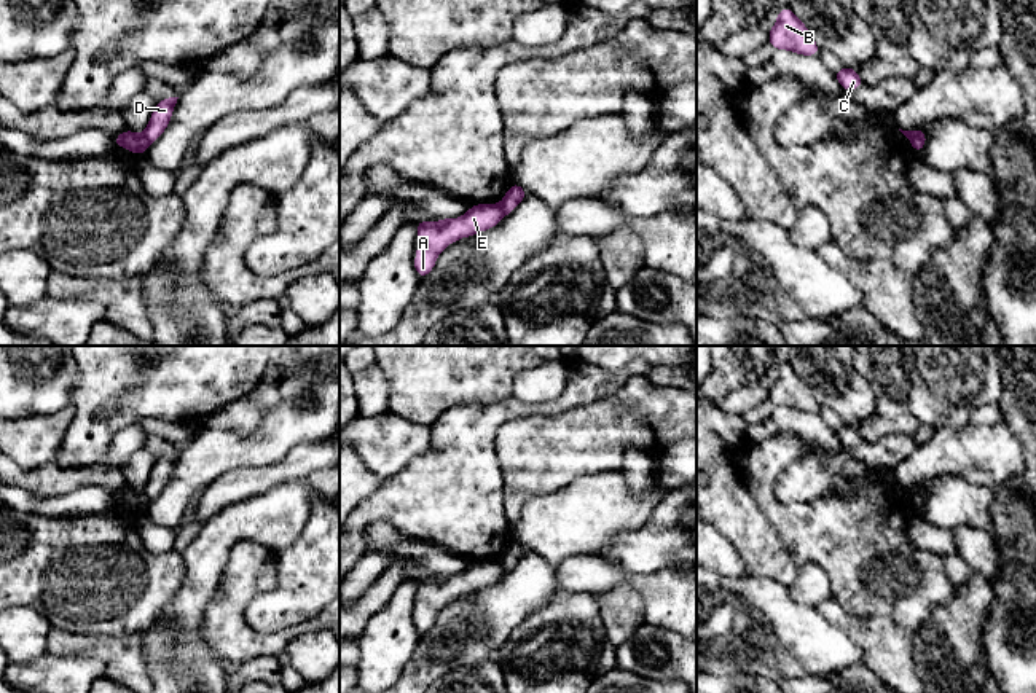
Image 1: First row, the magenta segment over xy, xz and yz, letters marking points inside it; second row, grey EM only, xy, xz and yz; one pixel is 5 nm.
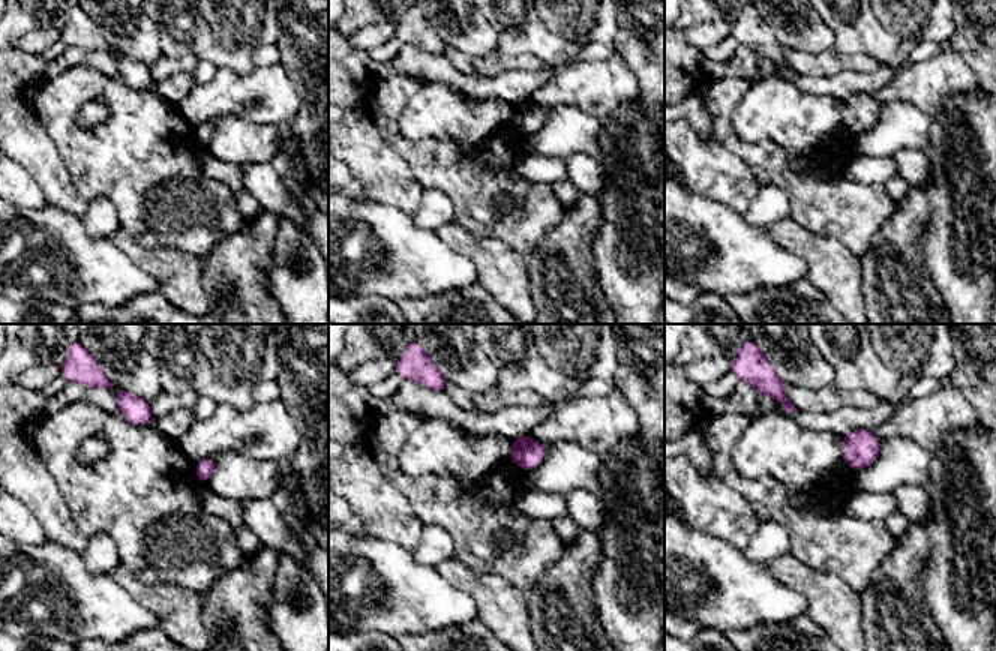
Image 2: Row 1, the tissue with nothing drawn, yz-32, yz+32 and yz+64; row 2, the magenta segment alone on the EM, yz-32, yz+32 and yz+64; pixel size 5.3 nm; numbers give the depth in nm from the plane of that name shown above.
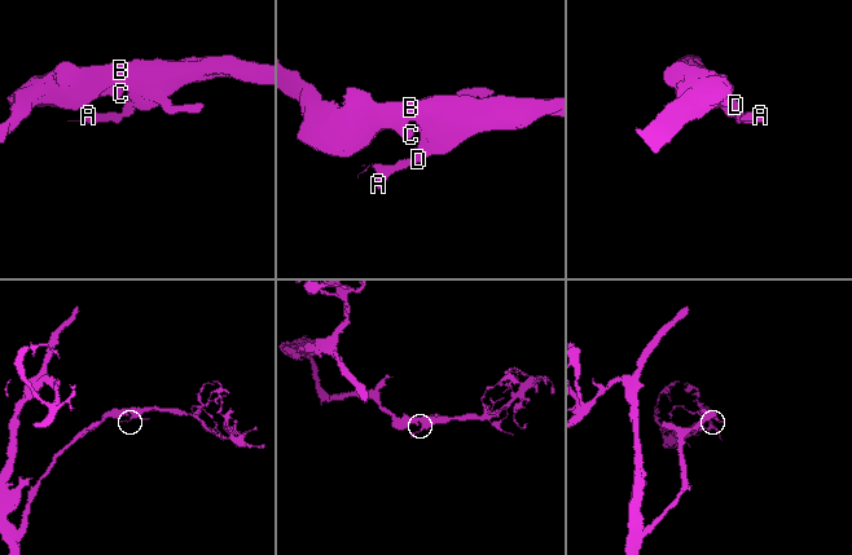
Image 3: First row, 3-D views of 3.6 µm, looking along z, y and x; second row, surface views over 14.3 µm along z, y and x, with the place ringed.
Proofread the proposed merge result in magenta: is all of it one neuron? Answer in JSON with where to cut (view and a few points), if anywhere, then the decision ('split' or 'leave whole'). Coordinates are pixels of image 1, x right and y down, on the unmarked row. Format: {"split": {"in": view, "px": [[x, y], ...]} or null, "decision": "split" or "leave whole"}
{"split": {"in": "yz", "px": [[923, 488], [910, 497]]}, "decision": "split"}

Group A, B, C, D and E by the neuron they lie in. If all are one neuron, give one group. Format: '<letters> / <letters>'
A E / B C D

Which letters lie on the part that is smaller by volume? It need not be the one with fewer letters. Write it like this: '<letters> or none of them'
A, E

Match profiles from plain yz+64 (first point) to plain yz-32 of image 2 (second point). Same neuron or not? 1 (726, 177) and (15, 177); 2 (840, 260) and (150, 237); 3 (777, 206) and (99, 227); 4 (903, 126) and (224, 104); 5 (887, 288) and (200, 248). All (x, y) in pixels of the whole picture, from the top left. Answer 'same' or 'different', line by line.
1: different
2: different
3: same
4: different
5: different

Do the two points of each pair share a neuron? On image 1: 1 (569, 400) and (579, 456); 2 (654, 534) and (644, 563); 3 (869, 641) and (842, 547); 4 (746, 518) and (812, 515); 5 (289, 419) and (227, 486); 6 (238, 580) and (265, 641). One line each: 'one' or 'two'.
1: two
2: one
3: two
4: two
5: two
6: one

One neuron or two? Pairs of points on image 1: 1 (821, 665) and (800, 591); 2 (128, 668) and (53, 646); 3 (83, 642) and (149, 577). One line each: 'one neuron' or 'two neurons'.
1: two neurons
2: one neuron
3: two neurons

